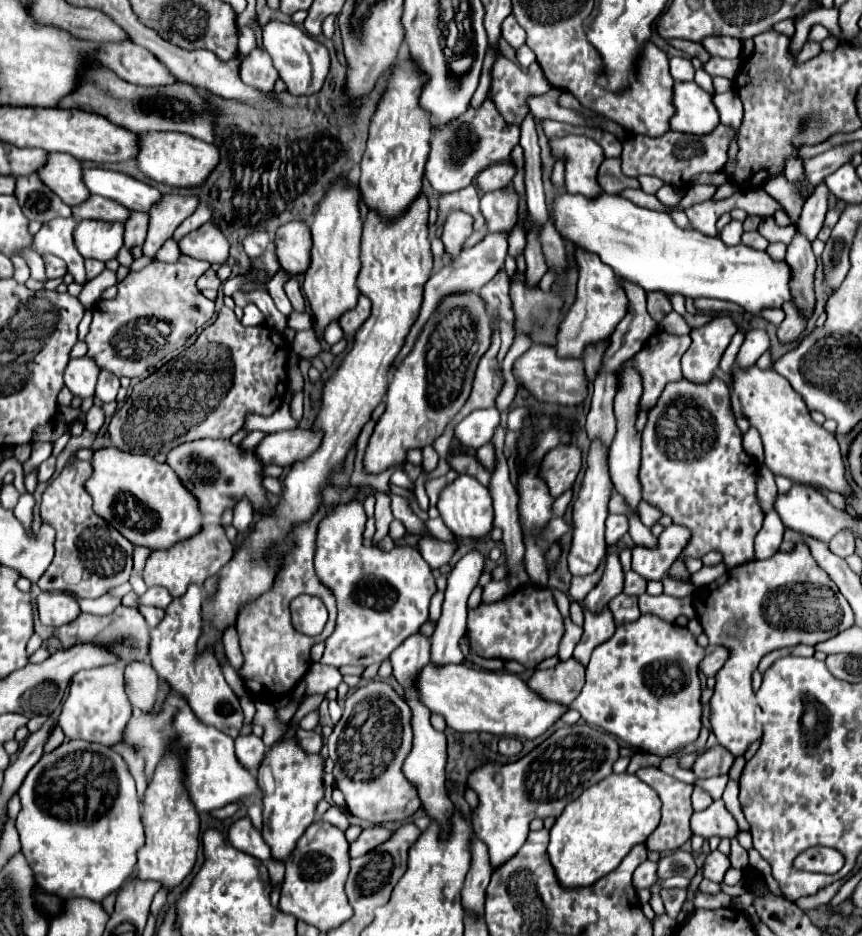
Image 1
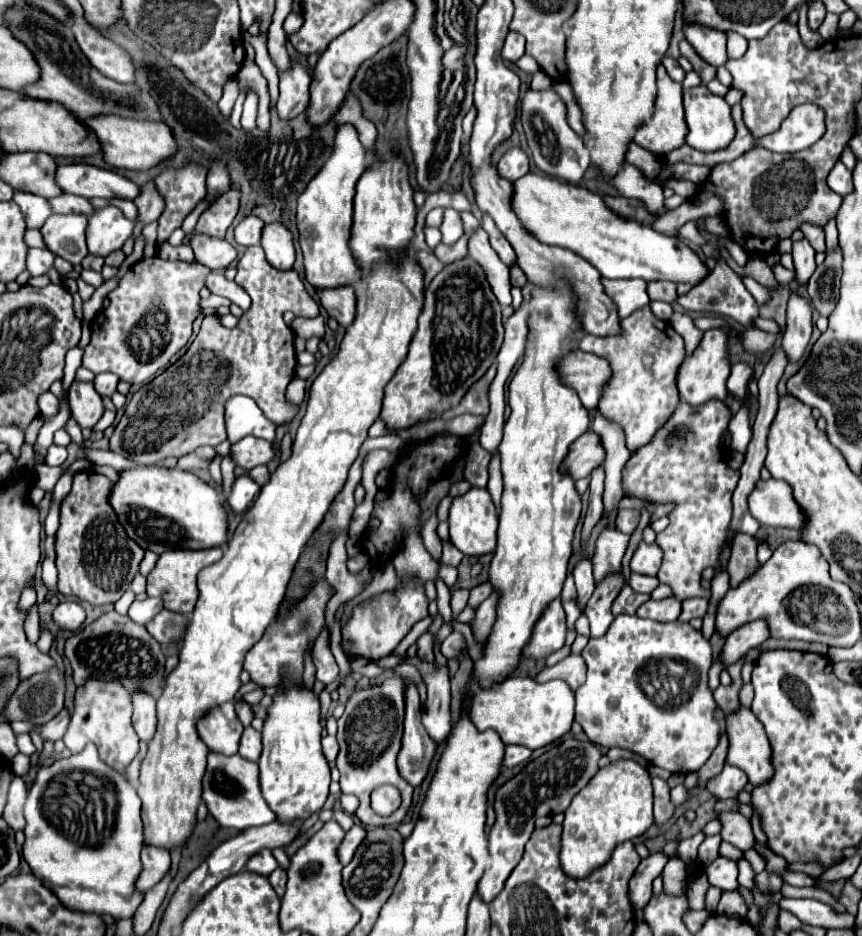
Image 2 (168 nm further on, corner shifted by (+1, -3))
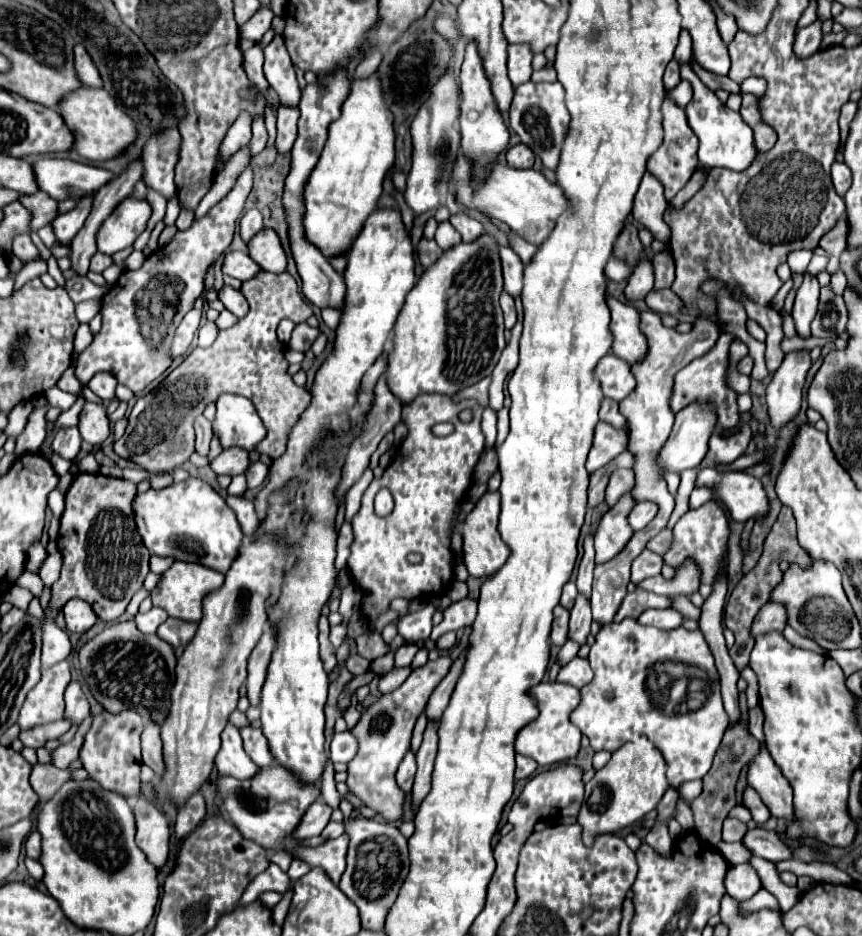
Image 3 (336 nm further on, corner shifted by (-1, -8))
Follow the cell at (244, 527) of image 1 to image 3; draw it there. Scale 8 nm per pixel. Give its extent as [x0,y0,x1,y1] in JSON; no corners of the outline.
[227,474,247,496]

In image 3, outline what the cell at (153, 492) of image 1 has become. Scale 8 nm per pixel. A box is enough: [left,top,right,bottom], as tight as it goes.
[135,478,243,574]

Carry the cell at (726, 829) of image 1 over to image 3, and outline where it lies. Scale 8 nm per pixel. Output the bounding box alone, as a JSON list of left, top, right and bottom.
[743,828,793,862]

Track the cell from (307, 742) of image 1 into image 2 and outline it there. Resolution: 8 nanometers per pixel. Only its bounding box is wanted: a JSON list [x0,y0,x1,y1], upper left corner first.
[321,735,339,763]

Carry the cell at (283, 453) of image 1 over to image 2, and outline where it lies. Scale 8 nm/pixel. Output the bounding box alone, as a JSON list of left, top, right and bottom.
[231,437,277,471]

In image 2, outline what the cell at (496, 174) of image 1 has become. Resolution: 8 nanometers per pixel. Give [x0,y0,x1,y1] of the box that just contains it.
[497,149,529,181]

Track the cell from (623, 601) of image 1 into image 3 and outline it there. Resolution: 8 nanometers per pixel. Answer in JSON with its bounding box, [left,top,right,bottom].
[613,590,671,622]

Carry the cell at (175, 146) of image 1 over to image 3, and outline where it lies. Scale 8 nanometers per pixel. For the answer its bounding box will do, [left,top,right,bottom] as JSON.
[57,88,135,162]

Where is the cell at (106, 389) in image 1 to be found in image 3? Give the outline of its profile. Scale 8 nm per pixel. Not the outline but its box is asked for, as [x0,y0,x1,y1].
[87,372,117,400]

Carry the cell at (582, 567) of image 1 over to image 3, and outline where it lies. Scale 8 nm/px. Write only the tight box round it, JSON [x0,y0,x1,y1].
[567,596,591,646]

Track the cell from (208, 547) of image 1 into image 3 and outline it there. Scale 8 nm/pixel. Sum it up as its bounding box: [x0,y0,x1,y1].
[151,560,225,622]

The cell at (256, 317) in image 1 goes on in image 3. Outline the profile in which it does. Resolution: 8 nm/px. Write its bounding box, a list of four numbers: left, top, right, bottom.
[219,286,249,318]

